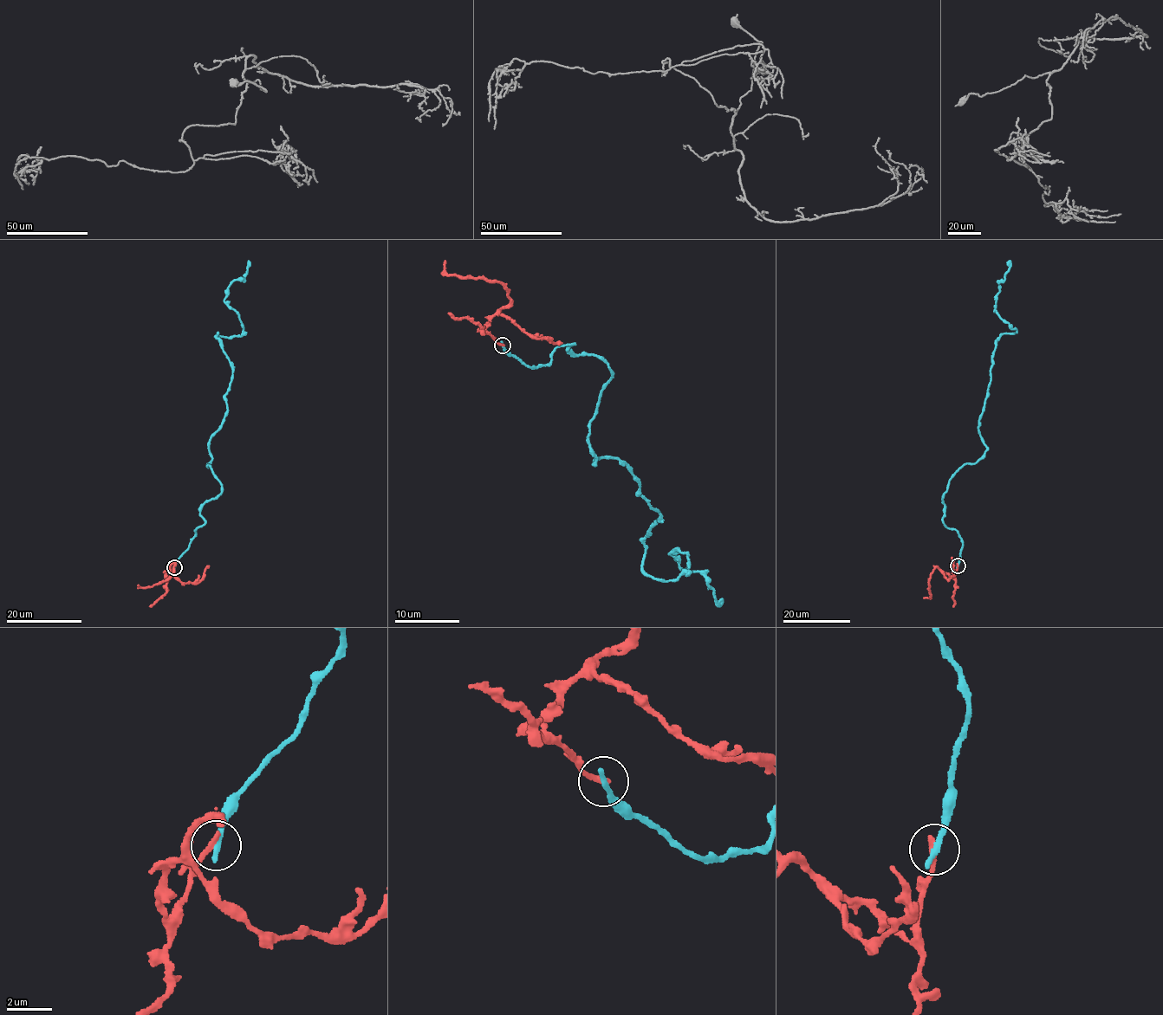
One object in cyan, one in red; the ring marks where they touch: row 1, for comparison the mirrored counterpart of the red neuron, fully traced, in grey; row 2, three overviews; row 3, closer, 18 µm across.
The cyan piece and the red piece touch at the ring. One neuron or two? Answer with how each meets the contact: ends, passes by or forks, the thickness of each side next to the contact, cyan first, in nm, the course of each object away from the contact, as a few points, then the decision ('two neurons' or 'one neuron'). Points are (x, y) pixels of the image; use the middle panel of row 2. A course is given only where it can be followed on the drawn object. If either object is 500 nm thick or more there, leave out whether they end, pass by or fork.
cyan ends there; red ends there; 300 nm thick on the cyan side, 300 nm on the other; cyan runs (503, 345), (607, 364), (588, 436), (659, 513), (642, 569), (689, 556), (719, 607); red runs (503, 345), (485, 330), (487, 322), (508, 304), (505, 287), (489, 280), (450, 276), (445, 270), (445, 261); two neurons

